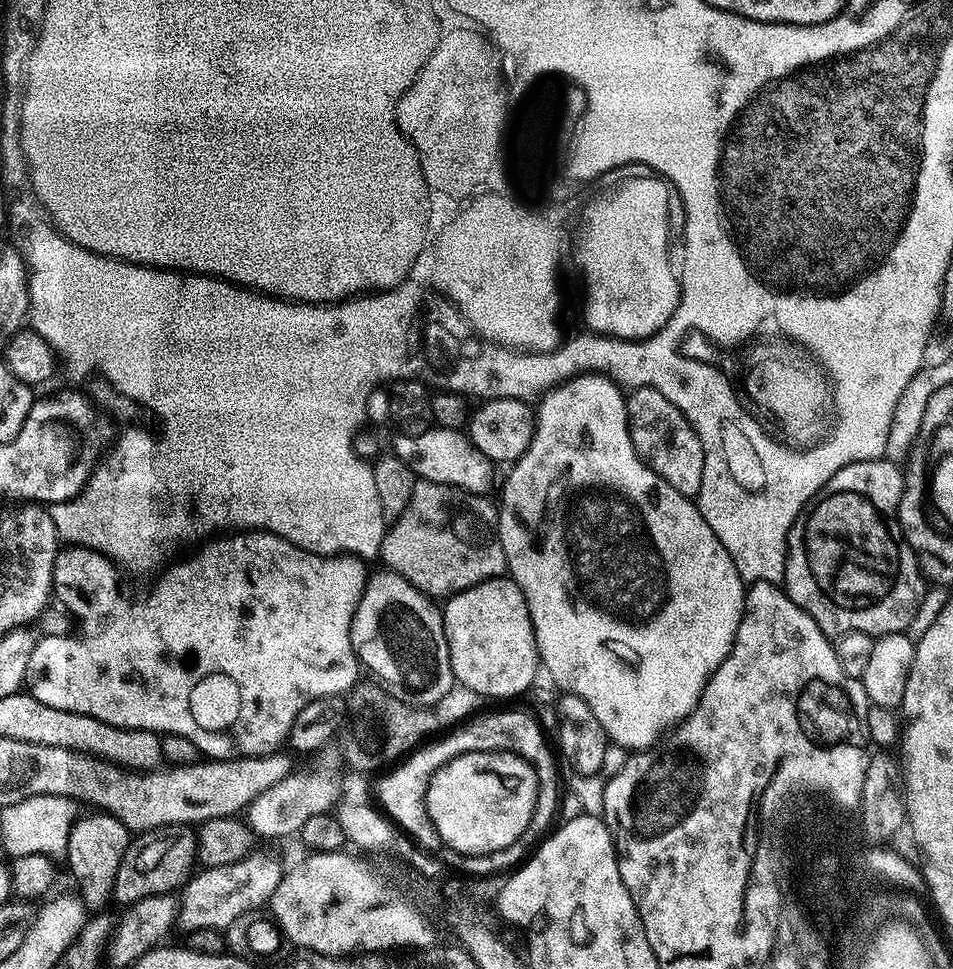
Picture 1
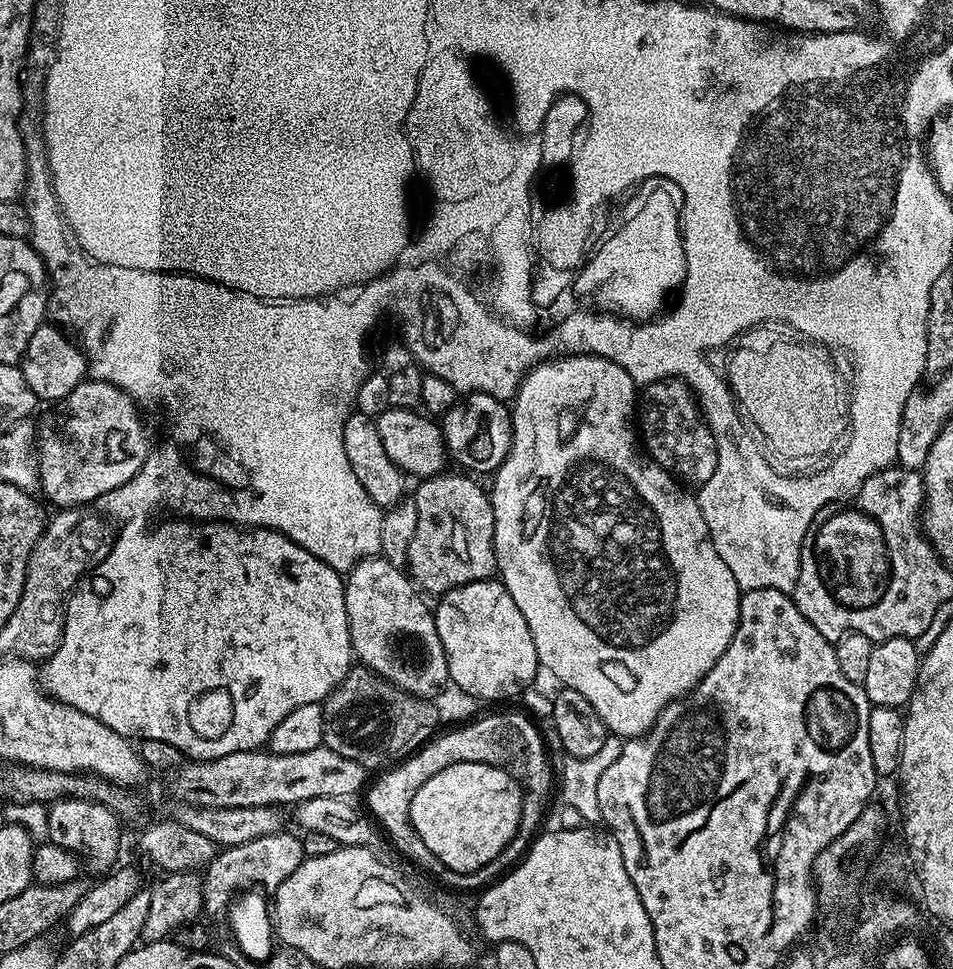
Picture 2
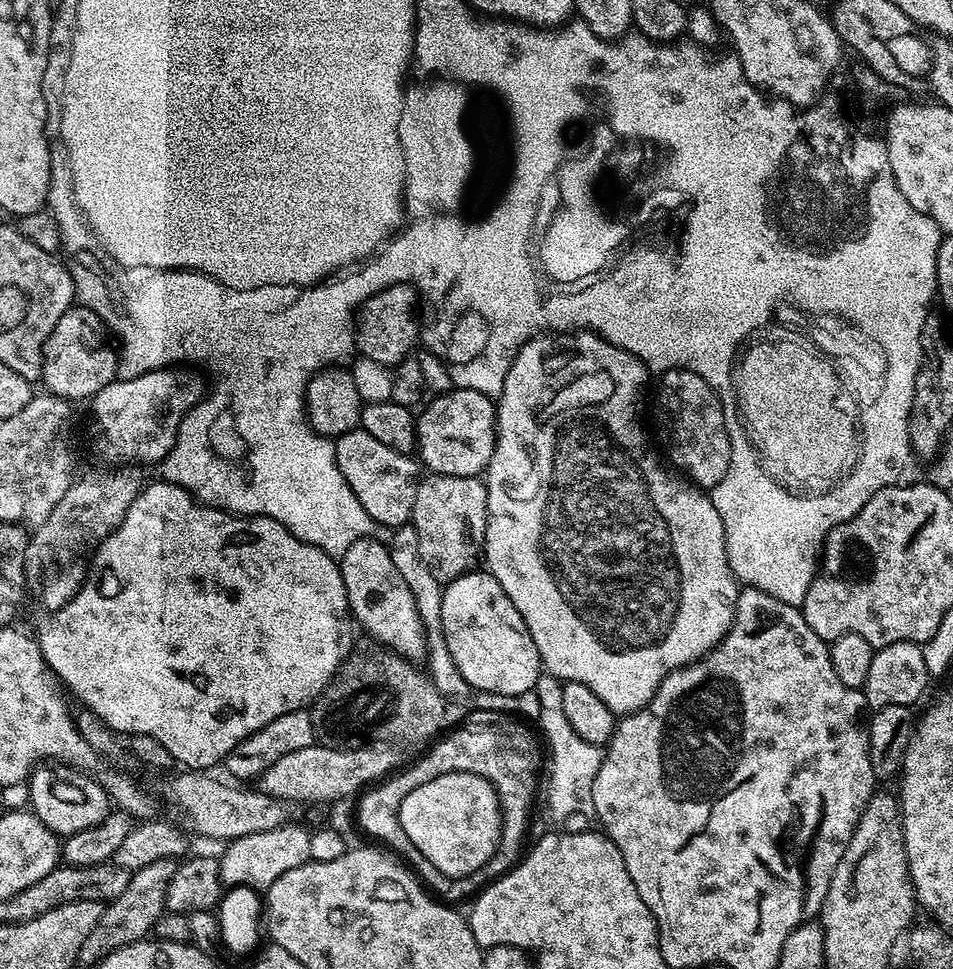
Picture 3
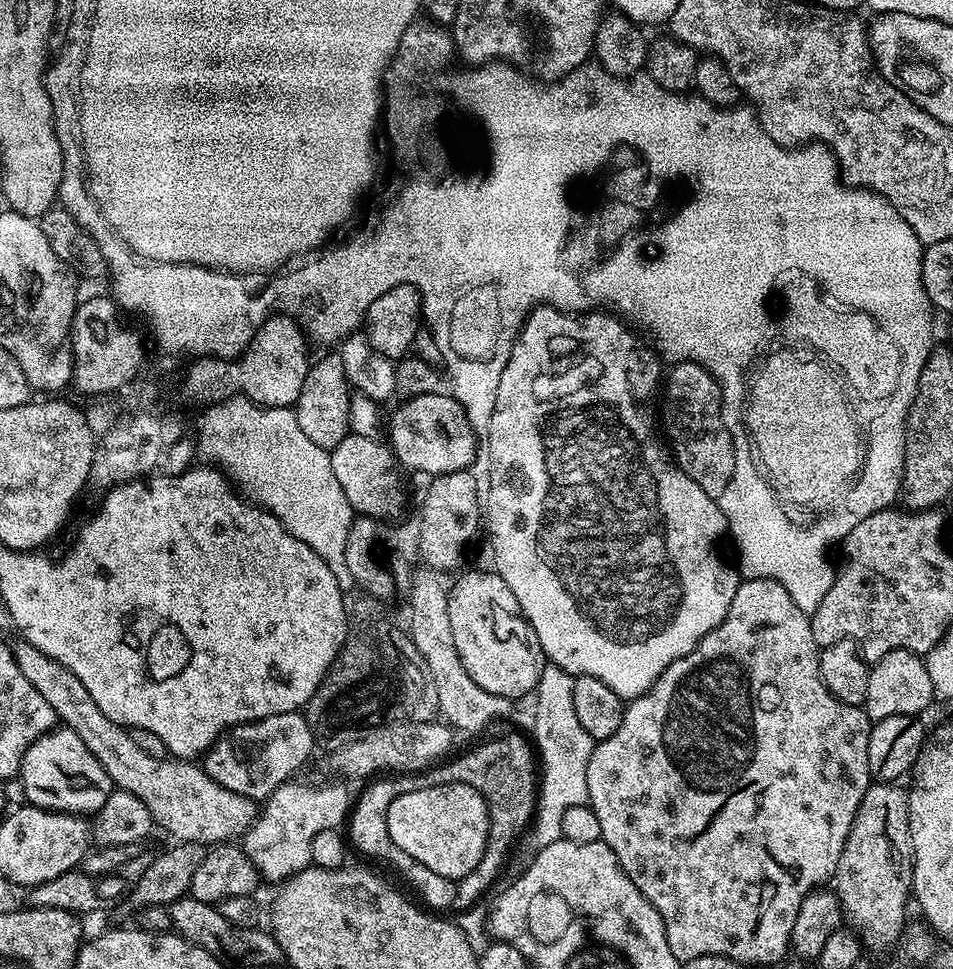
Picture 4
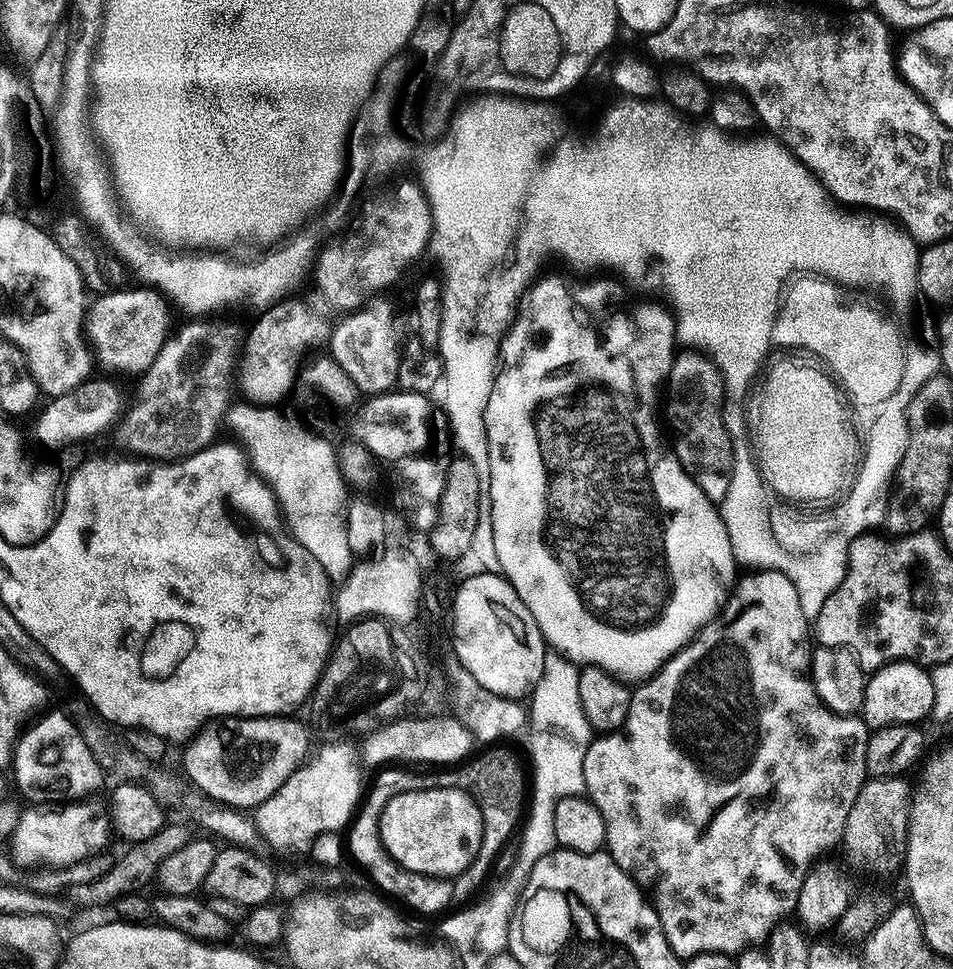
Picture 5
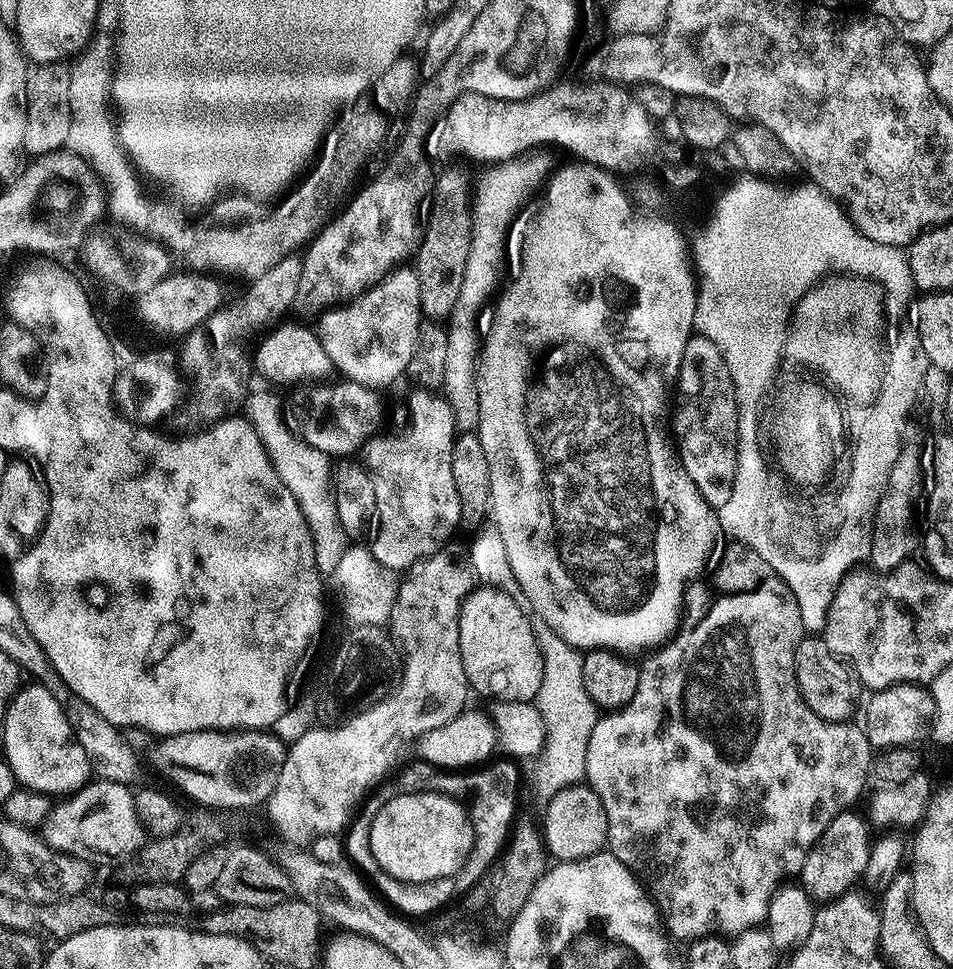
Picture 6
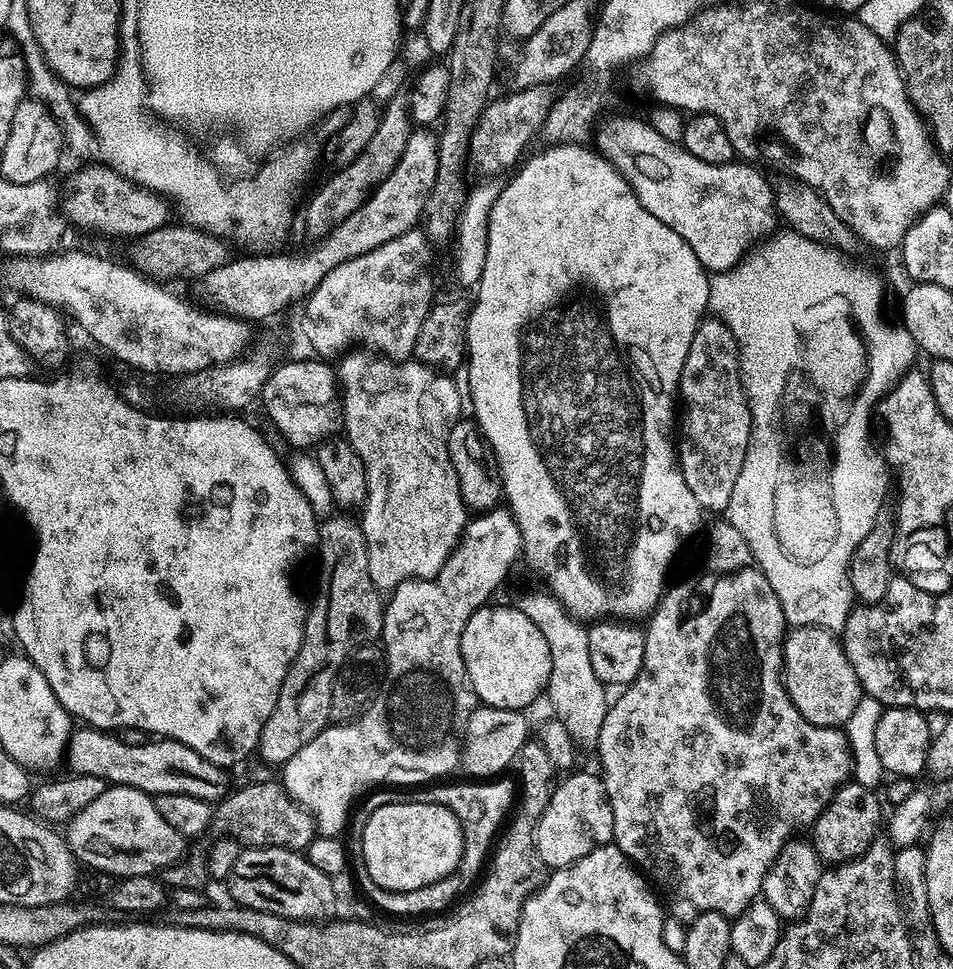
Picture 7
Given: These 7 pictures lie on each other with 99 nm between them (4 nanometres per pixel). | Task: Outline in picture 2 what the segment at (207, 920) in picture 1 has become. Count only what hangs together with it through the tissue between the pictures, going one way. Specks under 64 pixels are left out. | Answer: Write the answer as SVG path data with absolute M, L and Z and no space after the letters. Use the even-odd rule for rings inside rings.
M288 830L217 851L216 857L202 872L204 912L212 916L218 915L219 912L227 913L241 890L274 890L283 880L290 878L294 870L298 870L305 858L303 839L299 835L291 836Z

